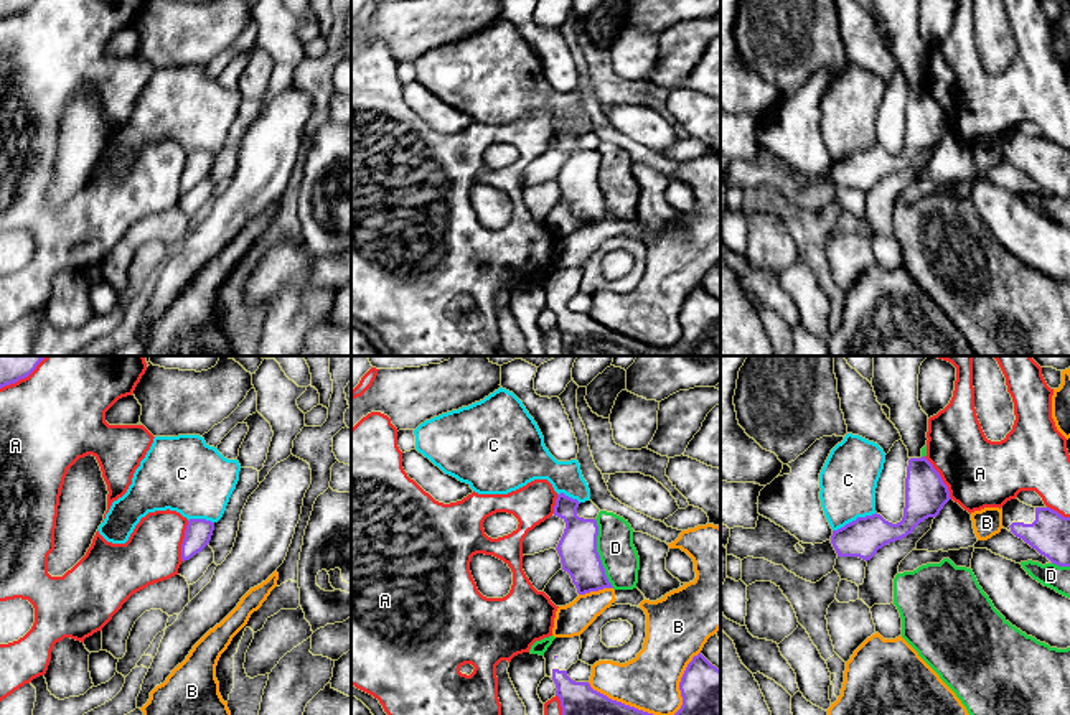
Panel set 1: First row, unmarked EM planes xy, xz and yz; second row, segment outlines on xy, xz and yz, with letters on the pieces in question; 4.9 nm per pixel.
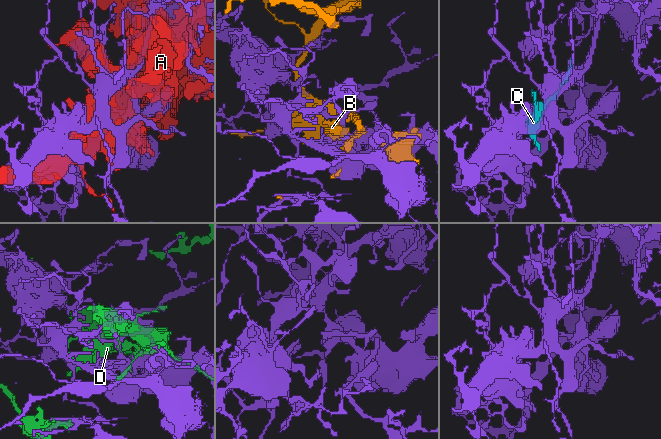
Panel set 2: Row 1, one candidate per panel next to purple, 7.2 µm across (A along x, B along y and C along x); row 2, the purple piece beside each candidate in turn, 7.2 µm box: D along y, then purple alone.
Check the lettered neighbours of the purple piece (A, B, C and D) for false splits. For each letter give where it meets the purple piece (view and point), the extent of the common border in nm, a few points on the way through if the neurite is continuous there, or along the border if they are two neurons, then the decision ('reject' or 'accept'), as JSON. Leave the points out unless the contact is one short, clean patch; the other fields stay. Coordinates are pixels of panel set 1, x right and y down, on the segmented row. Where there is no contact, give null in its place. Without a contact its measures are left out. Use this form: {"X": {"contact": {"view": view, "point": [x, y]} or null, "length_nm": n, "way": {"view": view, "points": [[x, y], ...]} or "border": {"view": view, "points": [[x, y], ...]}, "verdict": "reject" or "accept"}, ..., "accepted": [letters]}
{"A": {"contact": {"view": "yz", "point": [940, 478]}, "length_nm": 240, "verdict": "reject"}, "B": {"contact": {"view": "xz", "point": [680, 682]}, "length_nm": 340, "verdict": "reject"}, "C": {"contact": {"view": "yz", "point": [856, 519]}, "length_nm": 240, "border": {"view": "yz", "points": [[876, 513], [858, 516], [833, 531]]}, "verdict": "reject"}, "D": {"contact": {"view": "xz", "point": [597, 554]}, "length_nm": 340, "verdict": "reject"}, "accepted": []}

